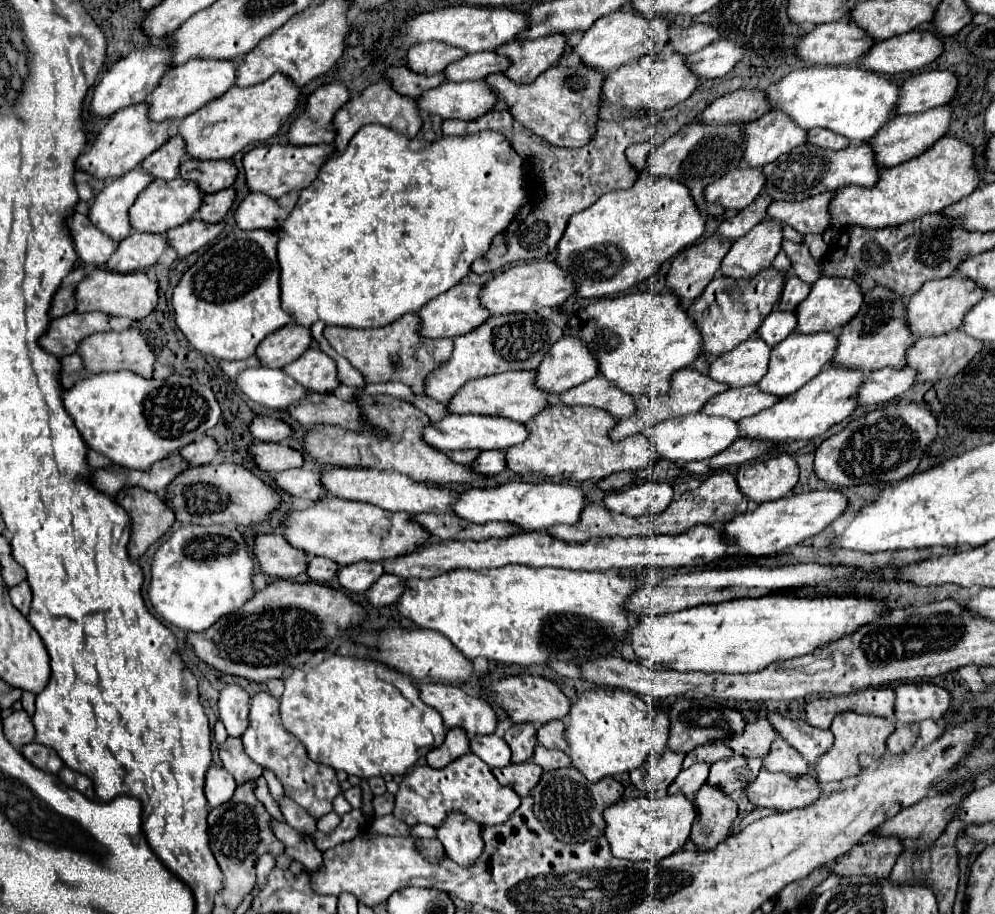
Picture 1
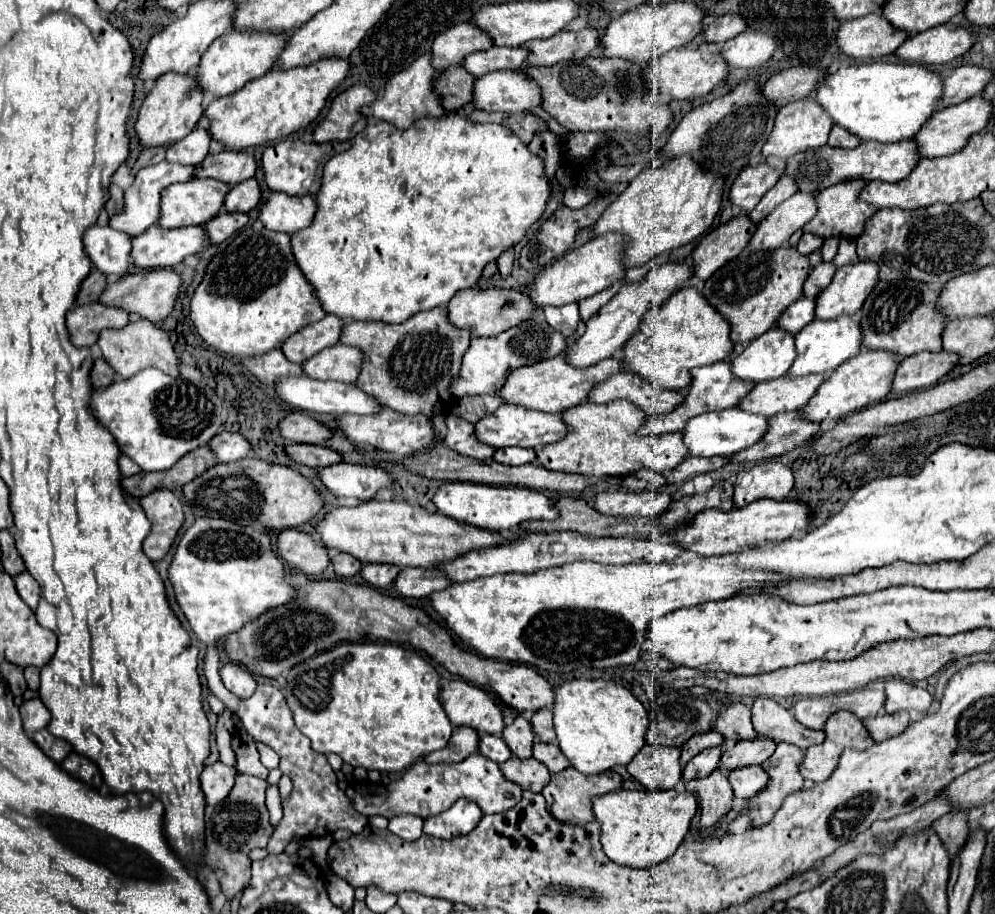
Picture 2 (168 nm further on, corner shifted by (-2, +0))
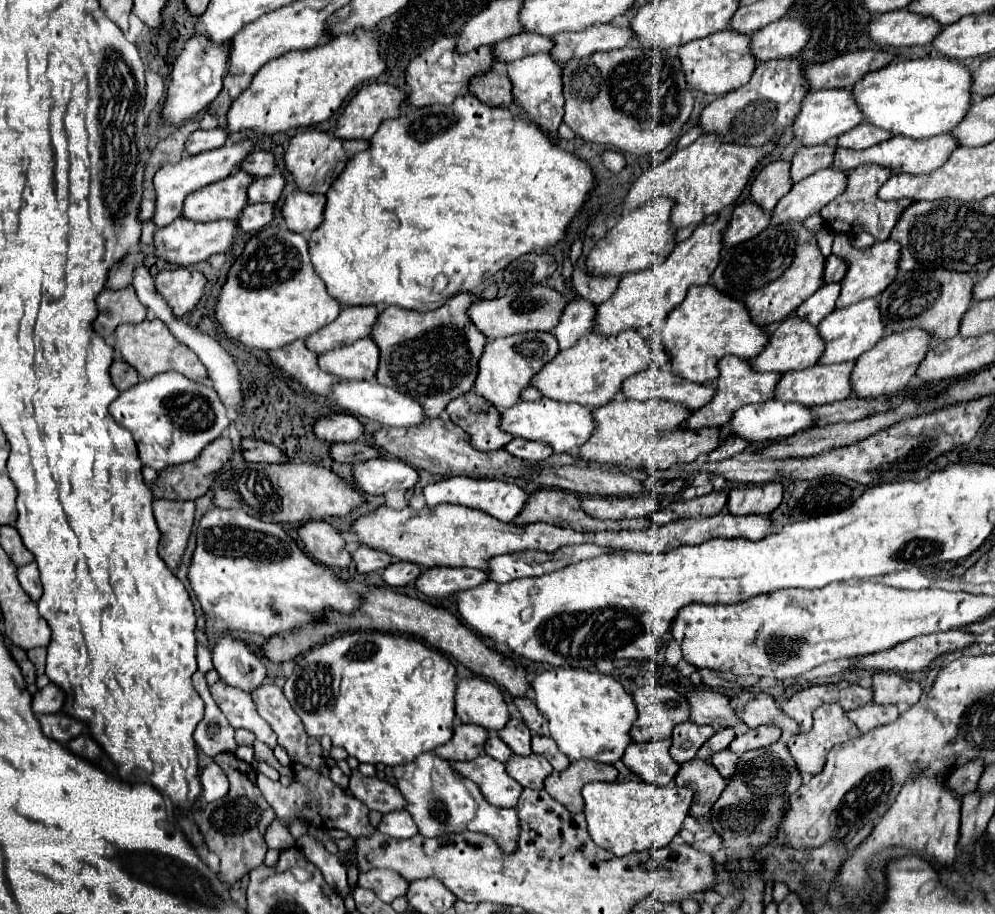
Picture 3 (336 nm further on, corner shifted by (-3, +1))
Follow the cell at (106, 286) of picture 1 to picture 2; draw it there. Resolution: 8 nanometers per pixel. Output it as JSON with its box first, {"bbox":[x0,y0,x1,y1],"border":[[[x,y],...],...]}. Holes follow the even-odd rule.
{"bbox":[99,268,181,324],"border":[[[169,268],[127,274],[127,276],[115,280],[113,284],[107,284],[103,294],[99,296],[99,302],[105,306],[123,308],[125,312],[137,312],[141,318],[155,324],[155,322],[165,320],[169,316],[169,312],[173,310],[173,304],[175,304],[177,292],[179,292],[179,284],[181,284],[181,278]]]}

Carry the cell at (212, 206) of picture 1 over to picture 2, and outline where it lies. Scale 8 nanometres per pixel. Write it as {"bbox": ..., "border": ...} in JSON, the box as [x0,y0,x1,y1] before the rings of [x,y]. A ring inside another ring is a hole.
{"bbox":[225,178,261,214],"border":[[[255,178],[245,180],[241,184],[237,184],[235,188],[231,188],[231,192],[225,196],[225,210],[227,212],[243,212],[247,214],[249,210],[253,210],[257,206],[261,198],[261,190]]]}

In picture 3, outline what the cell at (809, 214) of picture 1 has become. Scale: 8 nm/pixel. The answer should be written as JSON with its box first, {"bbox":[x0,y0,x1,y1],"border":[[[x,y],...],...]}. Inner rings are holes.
{"bbox":[820,165,912,241],"border":[[[860,165],[856,169],[852,169],[848,173],[848,187],[846,193],[842,193],[840,197],[836,197],[834,201],[830,201],[820,215],[826,219],[826,225],[832,227],[838,233],[852,233],[858,235],[862,231],[870,233],[876,237],[876,241],[884,241],[890,237],[892,229],[896,227],[902,211],[912,205],[910,199],[900,199],[900,201],[882,201],[878,199],[878,189],[888,181],[888,177],[892,175],[890,169],[884,169],[880,165]]]}

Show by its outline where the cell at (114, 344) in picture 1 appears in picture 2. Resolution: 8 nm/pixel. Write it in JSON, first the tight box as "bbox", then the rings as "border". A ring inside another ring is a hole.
{"bbox":[97,320,177,378],"border":[[[139,320],[135,324],[127,324],[125,328],[119,330],[101,330],[99,332],[99,340],[97,340],[105,362],[121,376],[121,378],[129,378],[135,372],[143,370],[143,368],[159,368],[161,372],[169,374],[169,376],[177,376],[177,356],[173,352],[173,344],[169,342],[167,334],[163,330],[159,330],[157,326],[153,326],[151,322]]]}

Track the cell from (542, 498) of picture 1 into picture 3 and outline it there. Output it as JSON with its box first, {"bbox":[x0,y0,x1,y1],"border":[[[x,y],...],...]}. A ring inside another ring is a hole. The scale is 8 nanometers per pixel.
{"bbox":[424,477,528,523],"border":[[[450,477],[450,479],[430,483],[424,487],[424,497],[428,507],[436,507],[442,503],[466,505],[472,509],[480,509],[504,523],[510,523],[520,513],[520,509],[524,507],[524,501],[528,499],[528,495],[514,483],[496,481],[496,479],[470,479],[470,477]]]}

